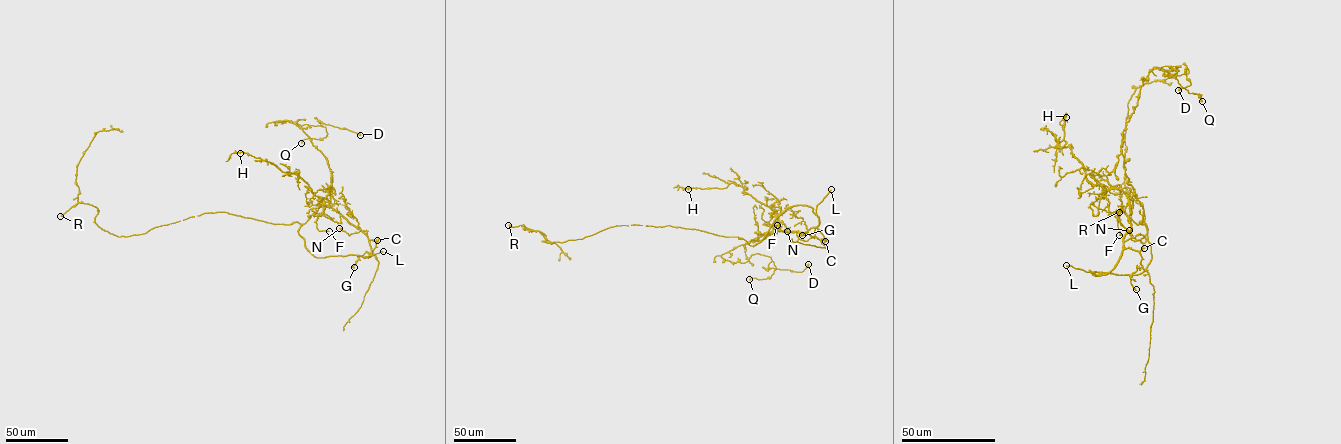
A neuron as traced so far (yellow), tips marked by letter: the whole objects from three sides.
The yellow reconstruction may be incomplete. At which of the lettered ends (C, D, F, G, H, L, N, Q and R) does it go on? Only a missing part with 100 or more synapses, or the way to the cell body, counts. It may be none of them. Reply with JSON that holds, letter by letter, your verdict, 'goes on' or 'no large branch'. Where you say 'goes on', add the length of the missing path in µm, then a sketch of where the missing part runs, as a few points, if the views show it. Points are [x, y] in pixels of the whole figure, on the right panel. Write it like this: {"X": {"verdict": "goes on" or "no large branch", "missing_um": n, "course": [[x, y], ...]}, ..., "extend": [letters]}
{"C": {"verdict": "no large branch"}, "D": {"verdict": "no large branch"}, "F": {"verdict": "no large branch"}, "G": {"verdict": "no large branch"}, "H": {"verdict": "no large branch"}, "L": {"verdict": "goes on", "missing_um": 30, "course": [[1066, 265], [1055, 268], [1053, 273], [1047, 263], [1039, 264], [1040, 261]]}, "N": {"verdict": "no large branch"}, "Q": {"verdict": "no large branch"}, "R": {"verdict": "no large branch"}, "extend": ["L"]}

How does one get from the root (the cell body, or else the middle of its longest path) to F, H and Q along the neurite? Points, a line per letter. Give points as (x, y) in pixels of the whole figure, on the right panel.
F: (1129, 218), (1145, 224), (1133, 195), (1129, 222), (1118, 211), (1119, 235)
H: (1129, 218), (1145, 224), (1134, 196), (1089, 182), (1072, 151), (1056, 146), (1063, 139), (1066, 117)
Q: (1129, 218), (1145, 224), (1121, 148), (1142, 82), (1153, 68), (1177, 68), (1162, 75), (1201, 94), (1202, 101)

